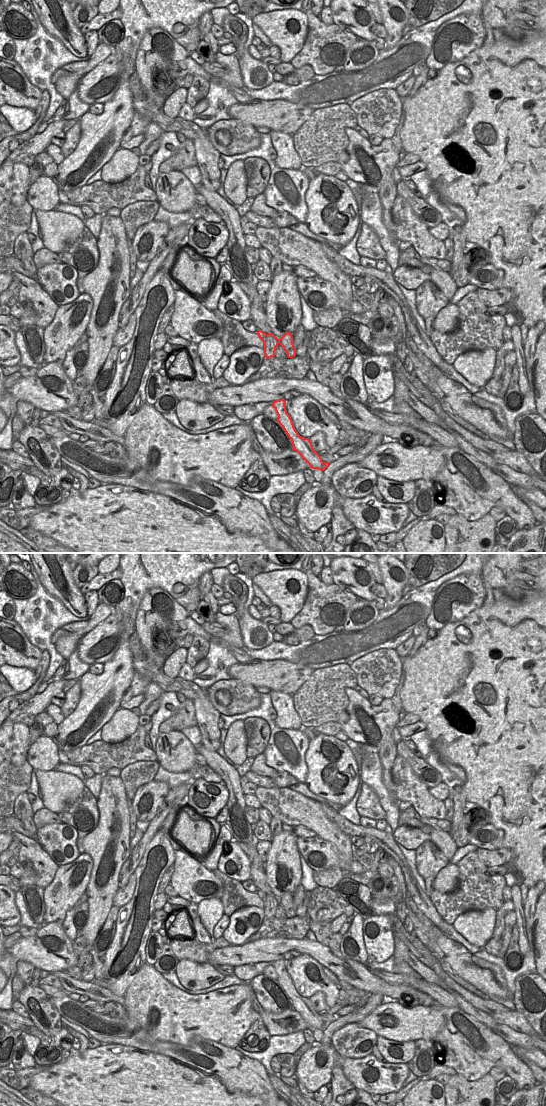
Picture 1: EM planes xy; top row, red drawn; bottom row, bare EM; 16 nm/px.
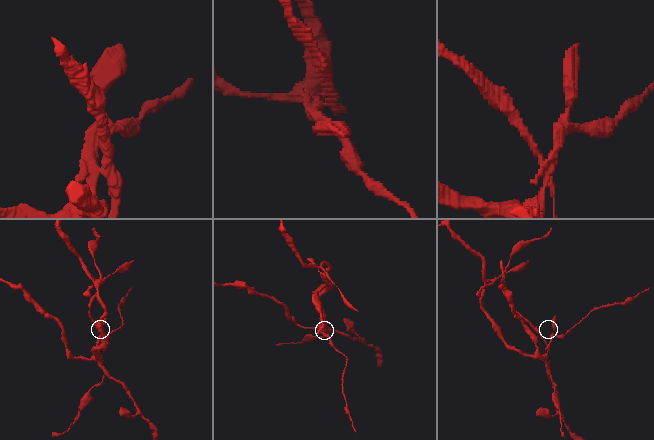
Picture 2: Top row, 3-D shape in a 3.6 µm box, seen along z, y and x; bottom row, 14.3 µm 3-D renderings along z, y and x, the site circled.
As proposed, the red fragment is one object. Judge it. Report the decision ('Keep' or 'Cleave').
Cleave

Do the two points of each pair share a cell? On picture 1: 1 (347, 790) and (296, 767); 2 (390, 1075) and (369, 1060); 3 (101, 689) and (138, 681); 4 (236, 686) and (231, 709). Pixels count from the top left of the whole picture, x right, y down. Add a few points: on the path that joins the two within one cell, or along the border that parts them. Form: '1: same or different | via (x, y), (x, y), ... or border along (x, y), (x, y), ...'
1: different | border along (307, 748), (305, 753), (307, 778), (304, 782)
2: same | via (385, 1075), (374, 1065)
3: different | border along (135, 672), (129, 686)
4: same | via (236, 692), (236, 703)

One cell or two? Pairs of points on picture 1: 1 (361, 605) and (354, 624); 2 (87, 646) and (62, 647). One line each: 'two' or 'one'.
1: one
2: two

